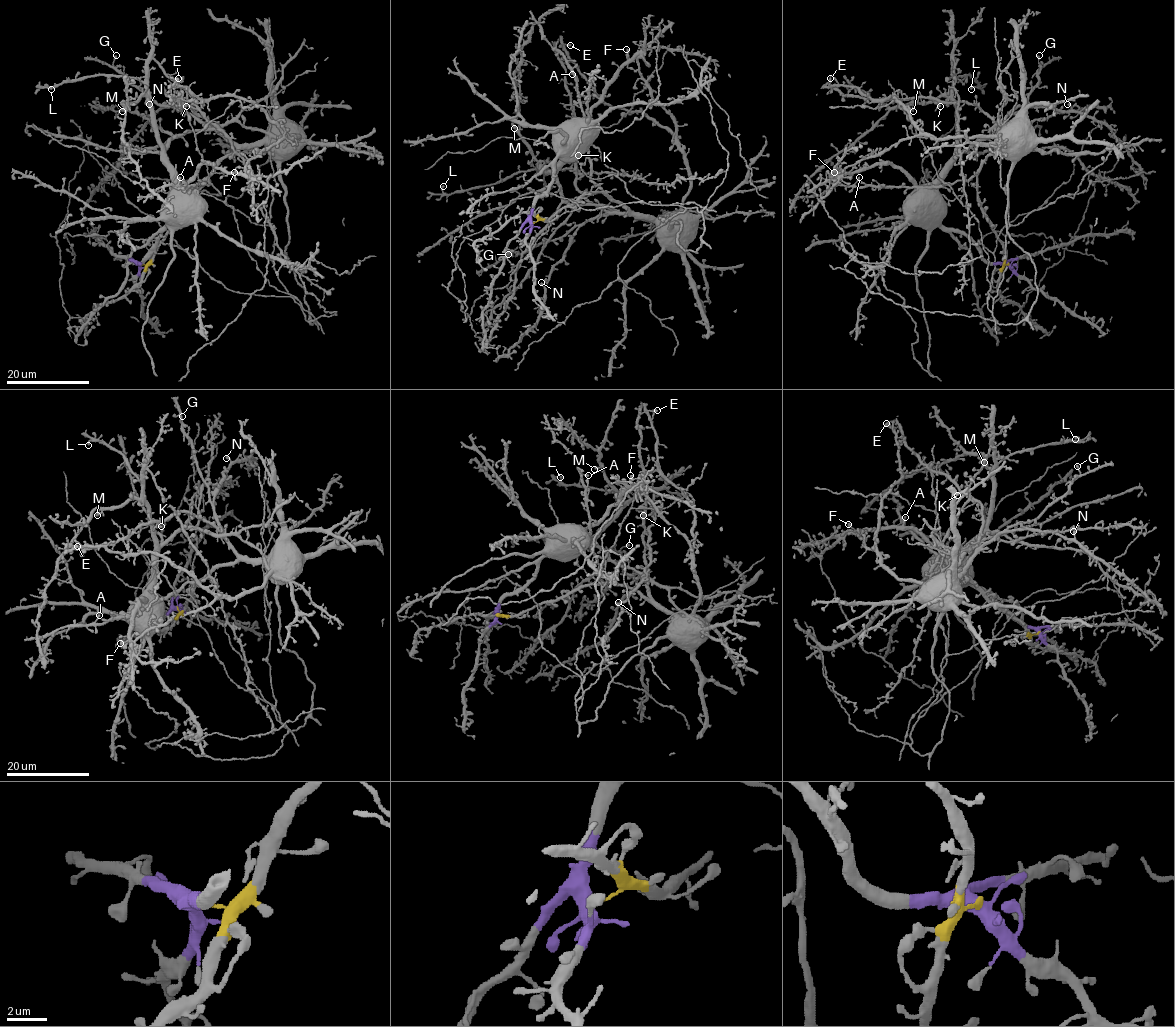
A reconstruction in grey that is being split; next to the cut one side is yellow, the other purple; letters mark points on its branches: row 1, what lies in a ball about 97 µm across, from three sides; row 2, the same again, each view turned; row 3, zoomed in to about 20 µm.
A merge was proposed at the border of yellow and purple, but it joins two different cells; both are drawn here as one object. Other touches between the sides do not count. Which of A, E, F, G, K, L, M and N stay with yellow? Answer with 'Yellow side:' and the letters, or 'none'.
Yellow side: A, E, G, K, N

